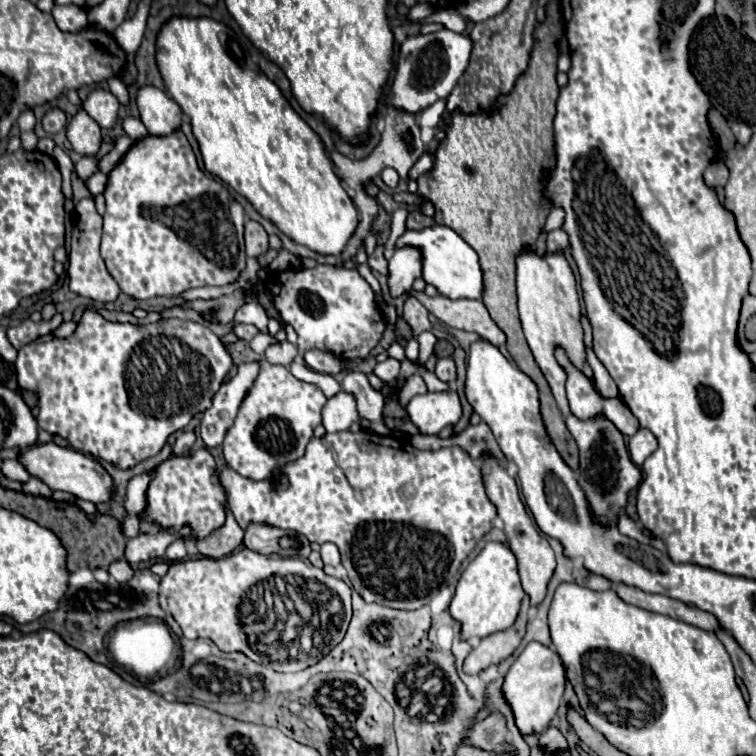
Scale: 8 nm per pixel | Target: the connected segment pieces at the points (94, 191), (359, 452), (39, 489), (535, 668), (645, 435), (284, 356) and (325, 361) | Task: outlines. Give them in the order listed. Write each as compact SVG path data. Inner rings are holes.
M94 173L92 177L88 177L88 179L84 181L84 185L86 185L86 189L90 191L90 195L98 195L98 193L104 191L106 175L104 175L104 173Z
M338 431L324 437L312 437L304 455L296 463L286 463L272 479L252 481L224 467L218 475L228 495L228 507L236 523L246 529L252 523L300 531L310 543L336 543L342 565L348 571L352 587L366 603L378 603L390 609L414 611L432 601L446 585L454 583L464 559L478 541L490 531L496 507L484 493L480 467L460 447L438 451L418 451L408 439L376 435L374 431ZM278 473L288 477L288 487L278 489Z
M30 477L26 483L22 483L22 491L28 493L28 495L40 495L40 497L46 497L46 499L52 497L52 491L42 481L38 481L34 477Z
M532 641L518 655L518 659L514 661L514 665L508 669L504 677L502 693L504 693L506 703L514 711L514 723L518 731L522 733L522 737L538 735L548 727L548 723L554 719L560 707L562 693L564 693L564 681L566 681L564 665L552 647L544 647Z
M640 429L630 441L628 441L628 451L630 451L630 457L632 461L640 467L646 457L650 457L658 447L658 441L656 437L648 431L648 429Z
M282 341L282 343L278 343L278 345L272 345L272 347L268 347L266 353L264 353L264 357L266 357L272 365L284 365L284 367L288 367L288 365L294 361L296 355L298 355L296 345L288 343L288 341Z
M306 349L304 361L310 369L314 369L318 373L328 373L328 375L340 373L340 359L328 351L322 351L322 349Z

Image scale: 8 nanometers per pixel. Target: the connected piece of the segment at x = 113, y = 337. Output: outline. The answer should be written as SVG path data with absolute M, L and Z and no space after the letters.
M84 309L80 323L76 325L76 331L70 337L24 345L22 349L18 349L18 357L16 357L16 373L18 373L20 389L32 391L38 397L38 409L40 409L38 427L66 439L76 451L86 453L86 455L90 453L94 459L112 463L118 469L130 469L142 461L154 457L156 453L160 453L160 449L166 445L166 439L174 431L184 429L194 415L198 415L210 407L212 395L218 391L220 383L224 381L224 377L230 369L232 369L232 359L230 359L228 349L220 343L220 339L206 325L192 323L192 321L180 321L180 319L162 319L158 323L152 323L146 327L144 325L132 325L132 323L112 323L112 321L106 321L100 313L96 313L92 309Z

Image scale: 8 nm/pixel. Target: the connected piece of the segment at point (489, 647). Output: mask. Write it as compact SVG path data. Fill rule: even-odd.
M524 595L522 599L522 607L520 607L520 615L516 619L516 623L504 631L498 631L490 637L484 637L478 641L478 645L470 651L470 655L464 659L462 671L464 673L480 673L490 665L496 665L500 661L504 661L506 657L510 657L514 653L514 649L520 645L524 633L526 633L526 621L528 621L528 607L530 607L530 599L528 595Z

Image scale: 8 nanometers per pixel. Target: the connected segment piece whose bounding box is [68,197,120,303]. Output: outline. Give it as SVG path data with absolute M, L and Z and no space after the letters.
M86 197L76 205L78 221L72 229L72 241L70 241L70 253L68 253L68 285L74 293L82 297L90 297L100 303L114 301L120 293L118 283L108 273L104 259L100 257L100 235L102 235L102 217L94 209L94 199Z

